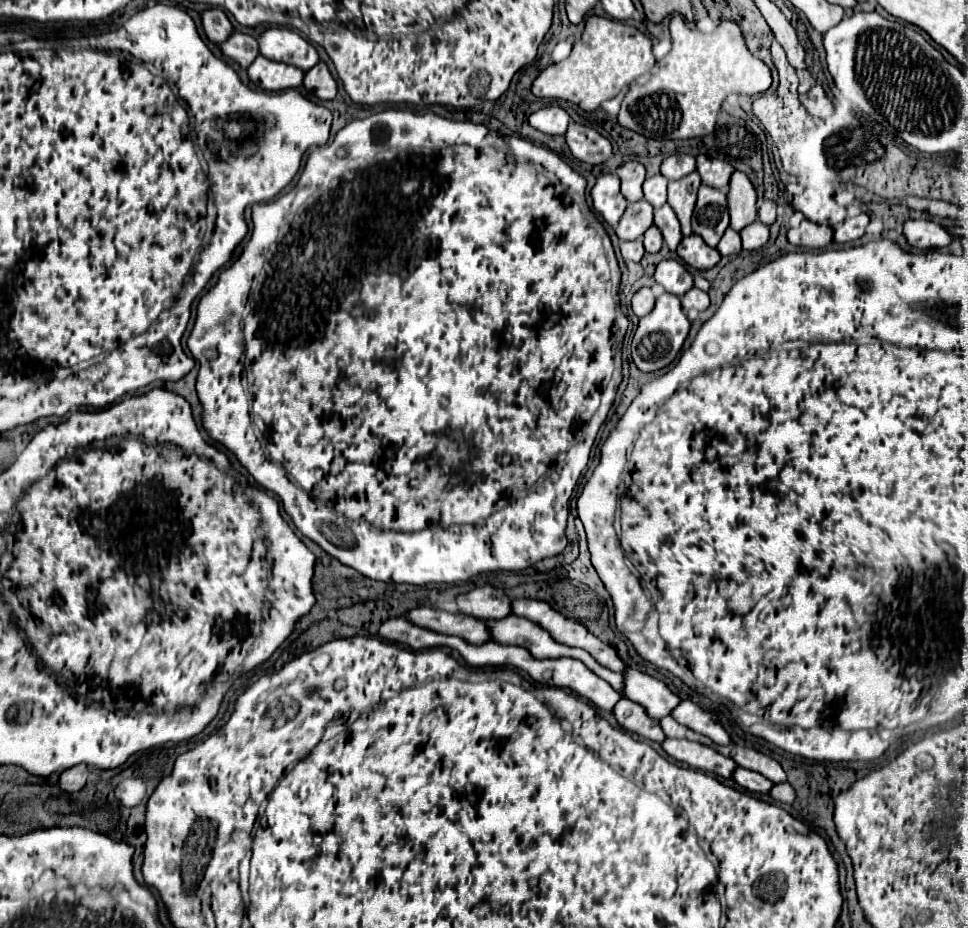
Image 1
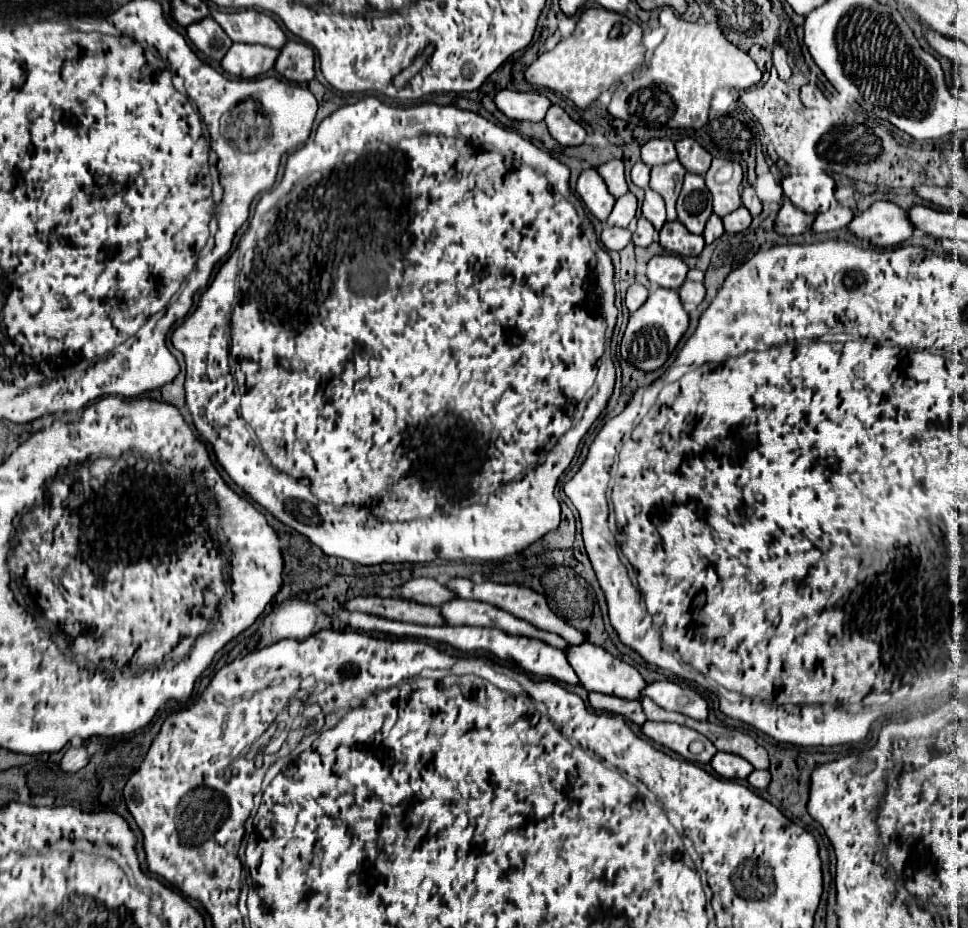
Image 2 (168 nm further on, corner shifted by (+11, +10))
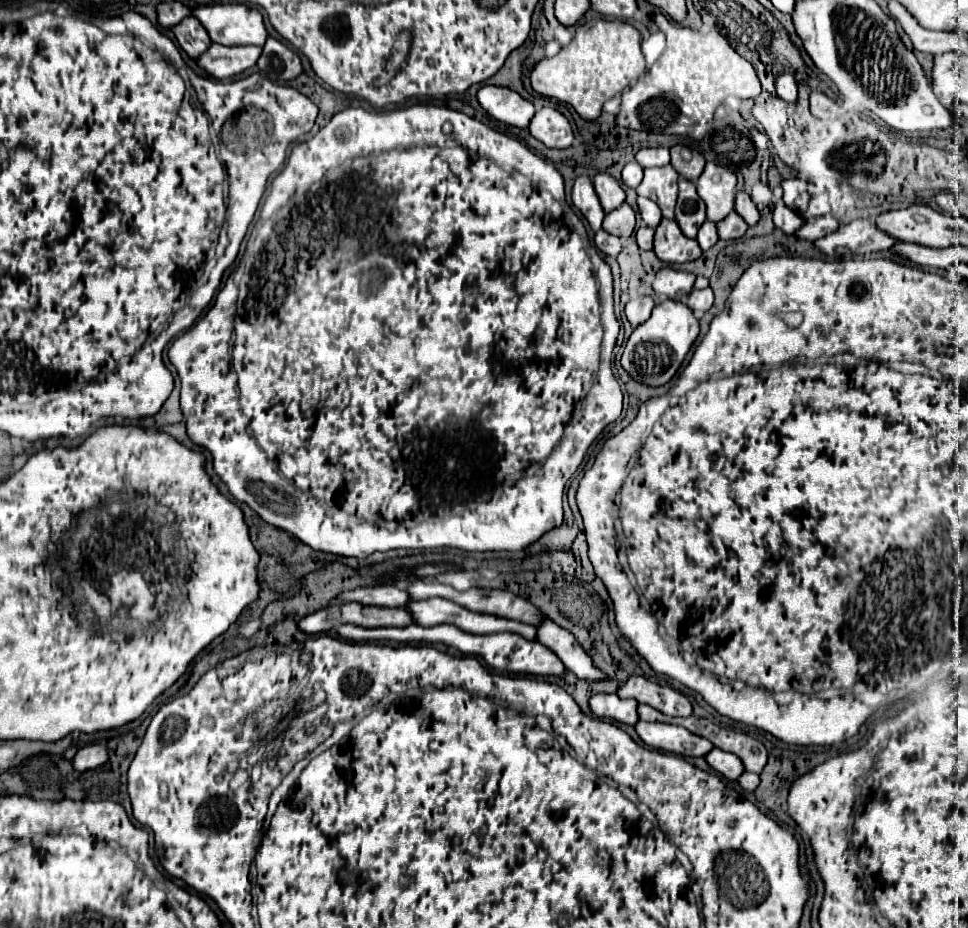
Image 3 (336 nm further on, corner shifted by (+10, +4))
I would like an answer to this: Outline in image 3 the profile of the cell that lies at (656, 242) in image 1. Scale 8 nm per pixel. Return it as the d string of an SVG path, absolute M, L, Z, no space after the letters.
M640 226L636 230L636 242L640 246L640 250L652 250L654 244L654 230L648 226Z

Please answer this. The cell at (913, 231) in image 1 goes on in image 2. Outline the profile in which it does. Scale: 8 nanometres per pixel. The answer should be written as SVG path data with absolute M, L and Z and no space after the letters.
M875 202L873 206L869 206L861 216L853 218L853 222L849 224L849 230L855 232L857 236L861 236L863 240L875 244L875 246L897 246L903 244L907 238L911 238L915 226L909 222L907 210L903 210L901 206L893 204L893 202Z

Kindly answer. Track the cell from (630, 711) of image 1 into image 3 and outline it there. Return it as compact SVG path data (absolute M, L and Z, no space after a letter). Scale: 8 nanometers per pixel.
M594 694L590 698L590 708L592 708L594 716L610 718L610 720L624 722L624 724L636 724L638 722L636 706L638 706L638 702L622 700L616 694Z

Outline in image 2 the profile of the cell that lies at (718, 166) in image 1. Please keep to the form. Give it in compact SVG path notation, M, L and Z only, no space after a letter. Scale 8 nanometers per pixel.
M683 138L677 144L677 154L679 154L679 162L685 166L687 172L693 174L705 174L709 170L709 164L713 160L713 156L693 138Z

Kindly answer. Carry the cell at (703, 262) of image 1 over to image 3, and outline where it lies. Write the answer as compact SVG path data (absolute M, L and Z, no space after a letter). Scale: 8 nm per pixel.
M662 220L656 228L654 252L662 262L682 264L690 260L698 260L702 250L696 240L686 238L674 220Z

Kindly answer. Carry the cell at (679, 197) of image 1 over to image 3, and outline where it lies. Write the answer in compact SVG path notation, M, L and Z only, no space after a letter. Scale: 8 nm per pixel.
M672 166L662 168L644 168L644 178L636 188L638 196L654 200L664 218L674 218L674 206L678 196L678 174Z

